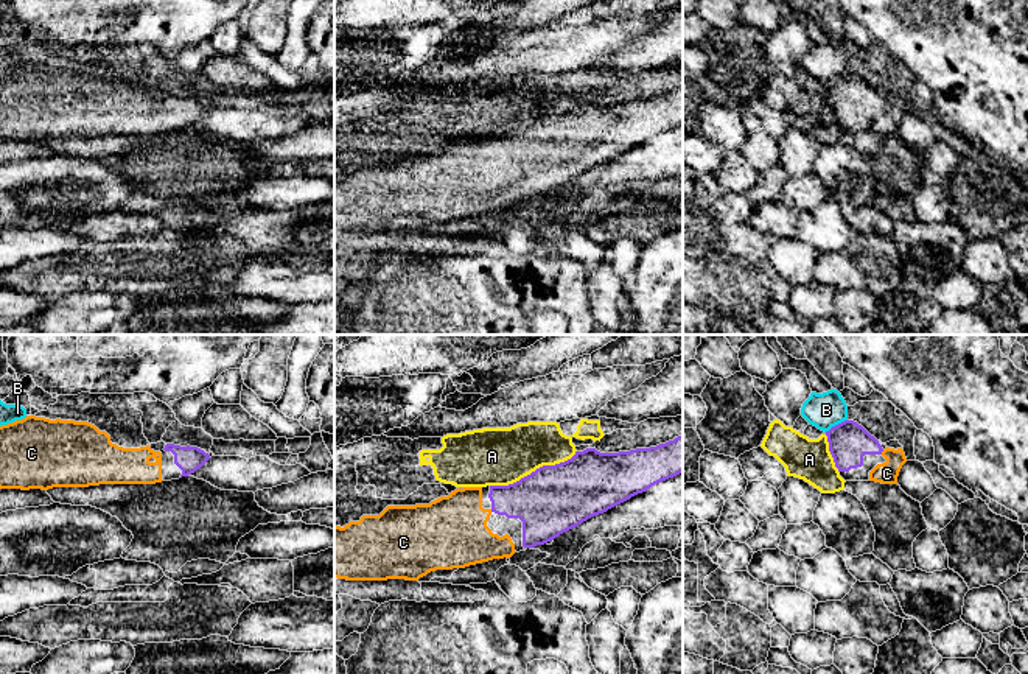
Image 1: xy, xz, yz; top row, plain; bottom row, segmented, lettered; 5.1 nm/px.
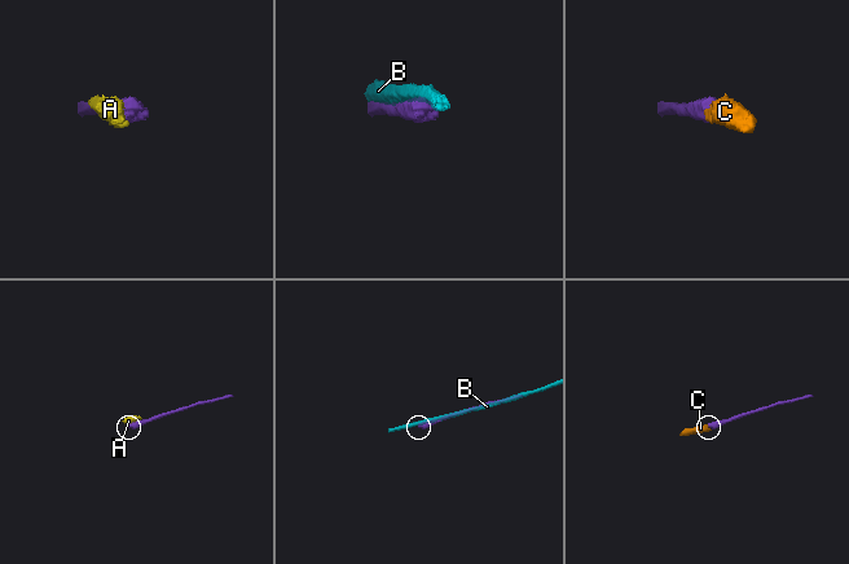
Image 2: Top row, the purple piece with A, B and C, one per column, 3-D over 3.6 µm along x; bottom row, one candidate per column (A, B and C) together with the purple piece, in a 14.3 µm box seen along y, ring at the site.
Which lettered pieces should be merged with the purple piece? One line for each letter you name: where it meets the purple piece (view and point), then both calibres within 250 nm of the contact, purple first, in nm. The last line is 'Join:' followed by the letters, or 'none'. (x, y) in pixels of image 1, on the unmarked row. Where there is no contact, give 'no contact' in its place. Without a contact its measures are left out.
C: meets purple in yz at (882, 101); 200 nm thick on the purple side, 110 nm on the other
Join: C

